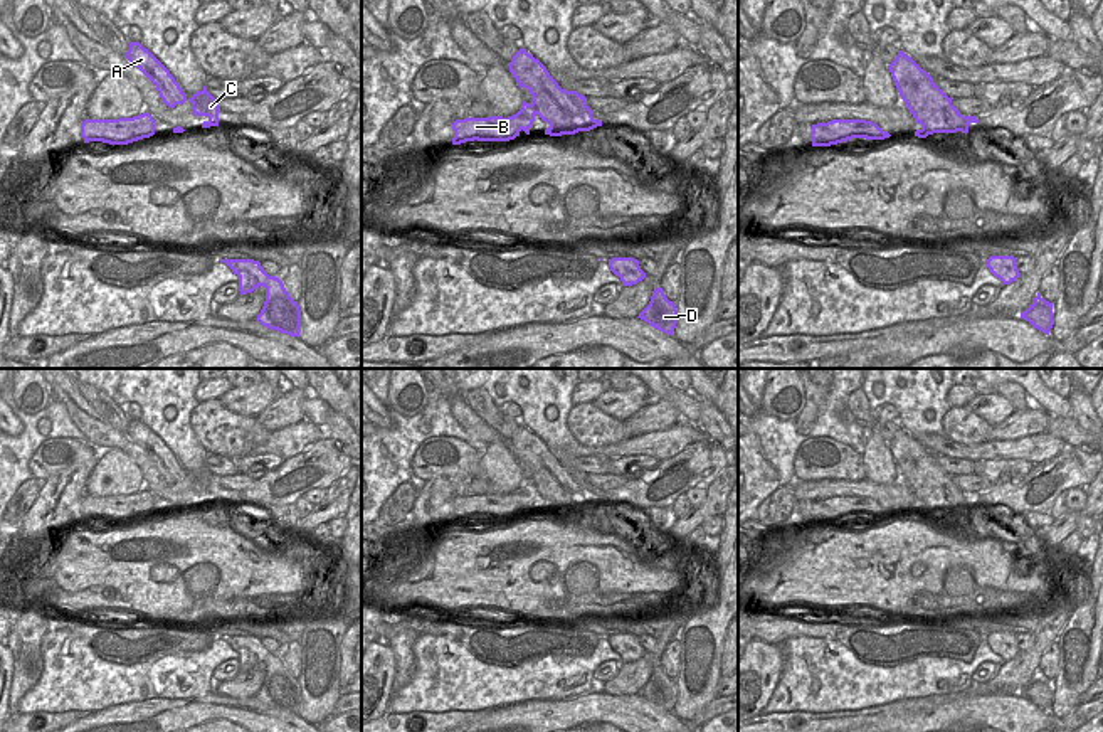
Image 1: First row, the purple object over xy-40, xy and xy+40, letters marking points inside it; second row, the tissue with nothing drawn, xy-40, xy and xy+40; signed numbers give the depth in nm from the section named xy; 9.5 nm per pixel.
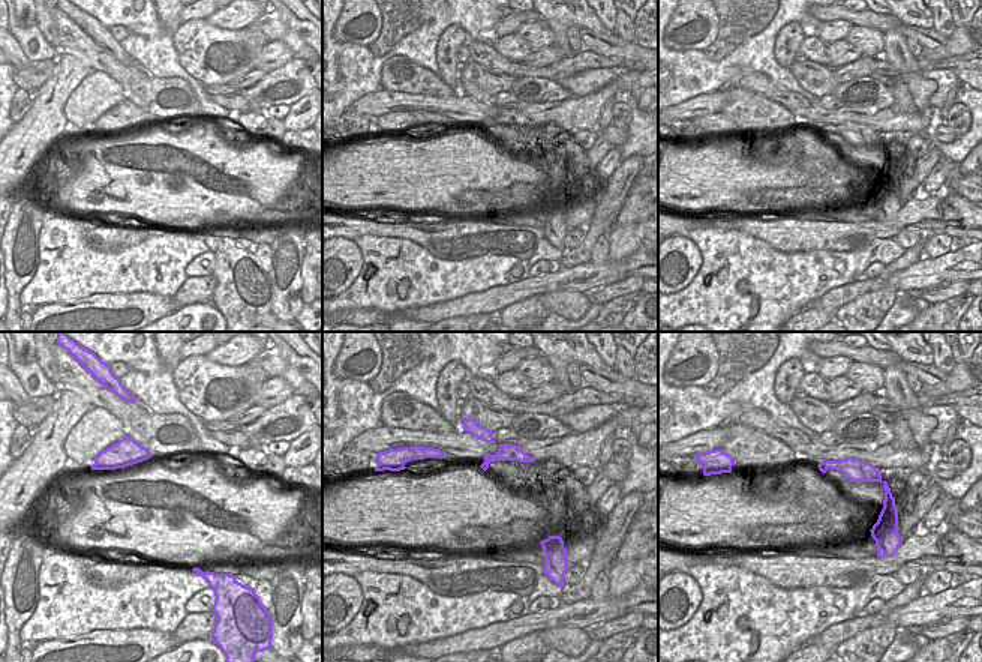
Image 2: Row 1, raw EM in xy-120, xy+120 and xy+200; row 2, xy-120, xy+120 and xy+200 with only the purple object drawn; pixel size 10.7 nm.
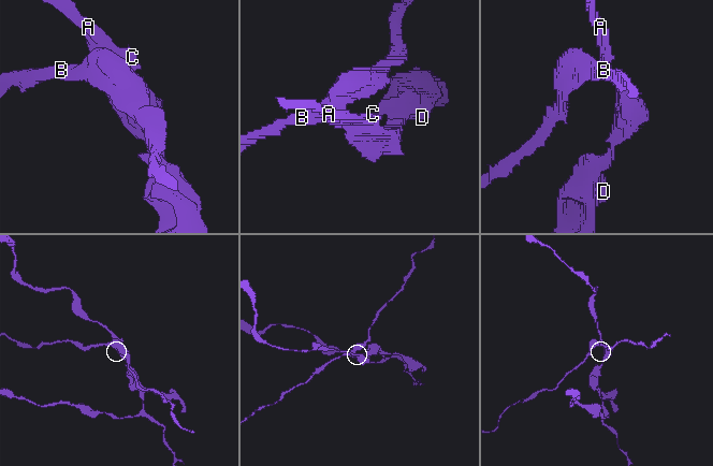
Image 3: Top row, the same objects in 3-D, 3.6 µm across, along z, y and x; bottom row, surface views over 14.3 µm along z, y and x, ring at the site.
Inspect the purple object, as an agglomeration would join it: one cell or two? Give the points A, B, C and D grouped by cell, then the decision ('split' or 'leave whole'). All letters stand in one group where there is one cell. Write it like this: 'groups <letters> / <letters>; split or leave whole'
groups A C D / B; split

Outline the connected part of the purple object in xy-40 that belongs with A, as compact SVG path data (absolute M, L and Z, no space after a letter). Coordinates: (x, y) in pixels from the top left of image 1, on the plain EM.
M129 419L126 436L156 463L165 483L175 485L188 476L170 448L140 419Z

